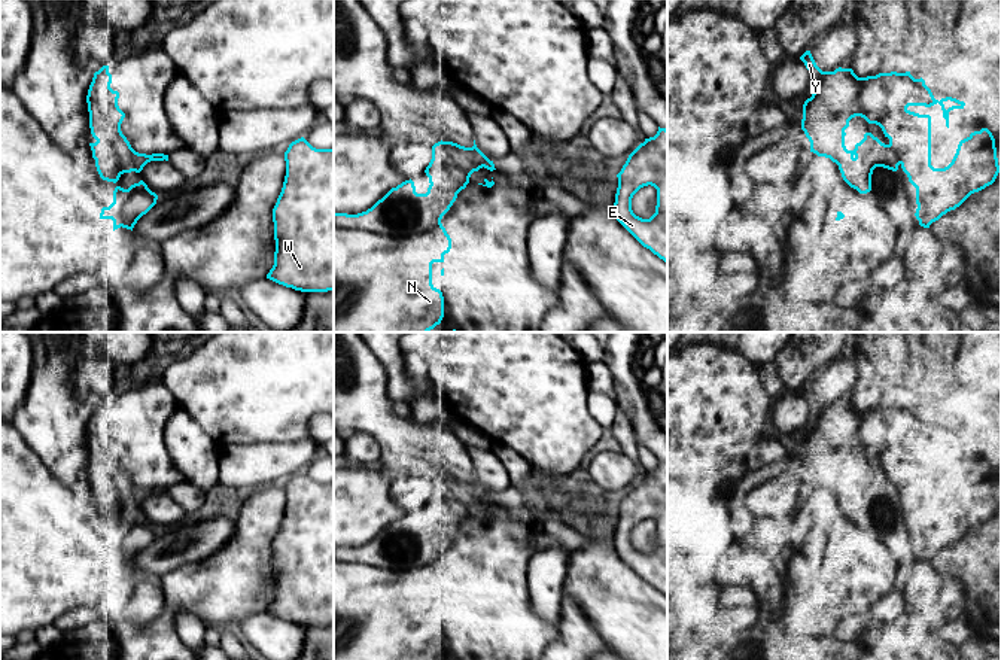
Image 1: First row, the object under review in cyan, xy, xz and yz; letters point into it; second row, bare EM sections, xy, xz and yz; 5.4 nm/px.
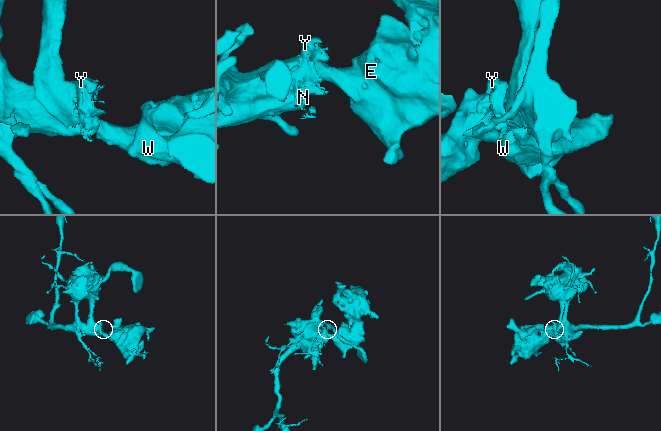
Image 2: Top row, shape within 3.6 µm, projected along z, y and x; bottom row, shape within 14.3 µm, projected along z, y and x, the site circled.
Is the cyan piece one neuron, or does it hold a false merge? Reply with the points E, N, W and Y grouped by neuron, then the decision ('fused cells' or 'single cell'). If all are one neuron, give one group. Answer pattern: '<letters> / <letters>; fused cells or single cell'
E W / N Y; fused cells

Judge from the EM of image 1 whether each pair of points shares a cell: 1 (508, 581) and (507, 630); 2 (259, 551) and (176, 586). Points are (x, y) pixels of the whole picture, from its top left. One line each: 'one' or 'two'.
1: one
2: one

